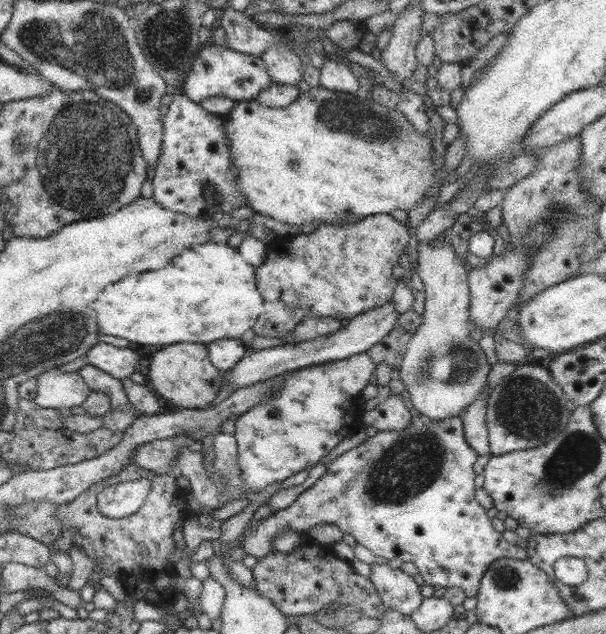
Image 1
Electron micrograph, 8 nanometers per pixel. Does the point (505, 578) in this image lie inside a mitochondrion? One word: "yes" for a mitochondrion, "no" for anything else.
yes

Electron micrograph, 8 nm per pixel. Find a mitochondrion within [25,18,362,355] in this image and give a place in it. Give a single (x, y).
(86, 155)

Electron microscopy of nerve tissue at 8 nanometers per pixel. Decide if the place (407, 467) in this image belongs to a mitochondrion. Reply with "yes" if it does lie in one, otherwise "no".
yes

